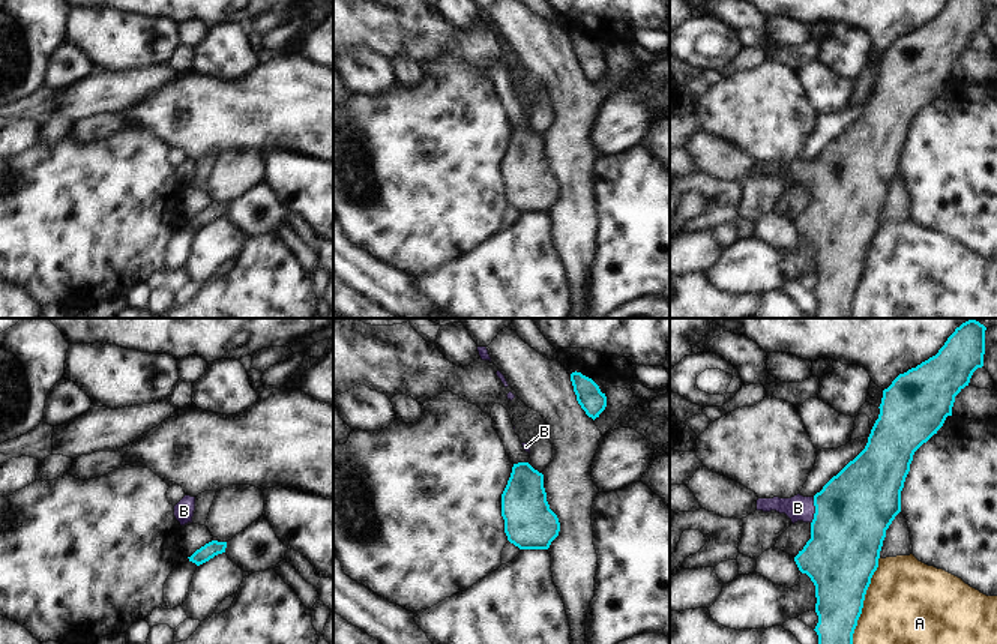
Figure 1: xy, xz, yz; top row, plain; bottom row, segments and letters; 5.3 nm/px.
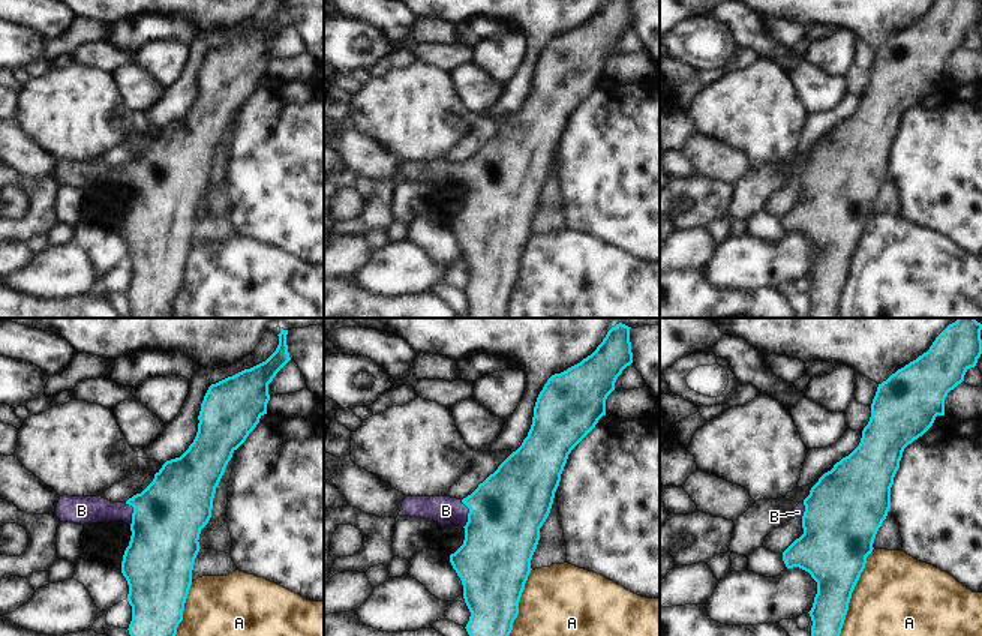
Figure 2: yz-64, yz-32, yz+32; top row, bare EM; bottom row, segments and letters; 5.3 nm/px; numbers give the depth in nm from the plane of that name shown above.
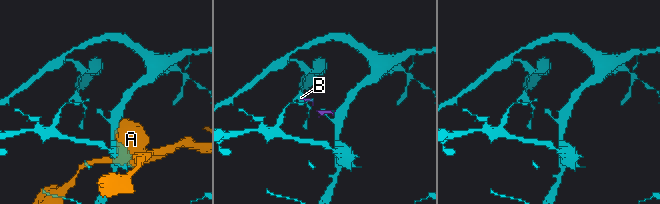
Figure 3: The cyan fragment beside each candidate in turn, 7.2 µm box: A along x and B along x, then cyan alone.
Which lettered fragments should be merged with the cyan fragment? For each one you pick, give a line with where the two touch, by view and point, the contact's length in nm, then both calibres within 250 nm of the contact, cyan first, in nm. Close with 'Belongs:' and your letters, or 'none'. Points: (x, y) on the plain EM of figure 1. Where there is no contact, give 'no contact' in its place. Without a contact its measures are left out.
B: yz (816, 174) | 140 nm | 400/140 nm
Belongs: B

